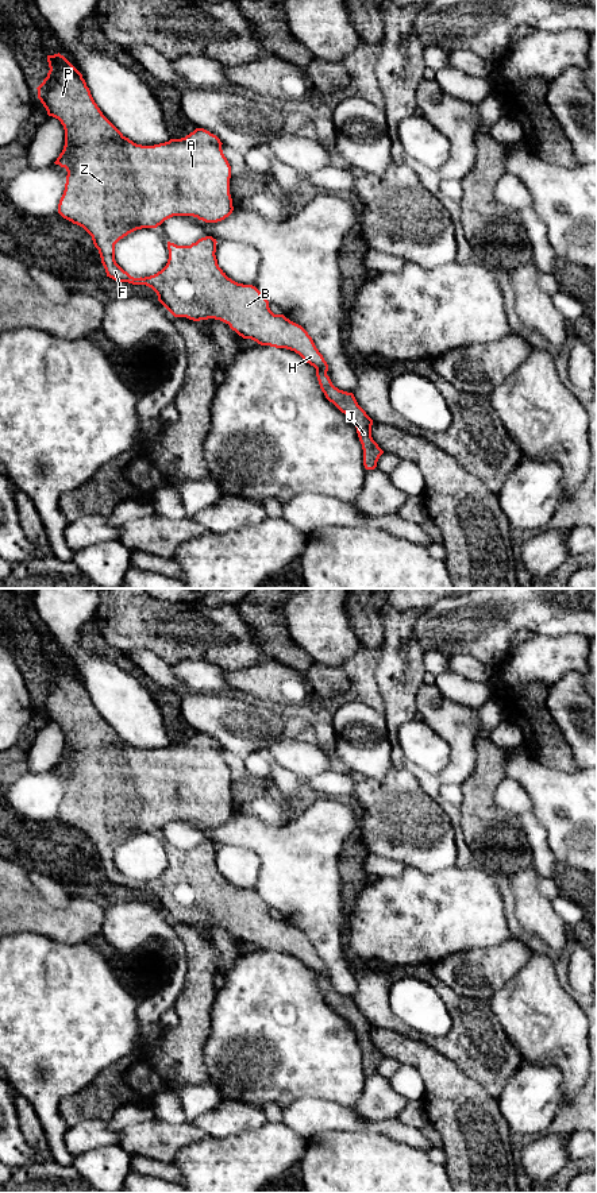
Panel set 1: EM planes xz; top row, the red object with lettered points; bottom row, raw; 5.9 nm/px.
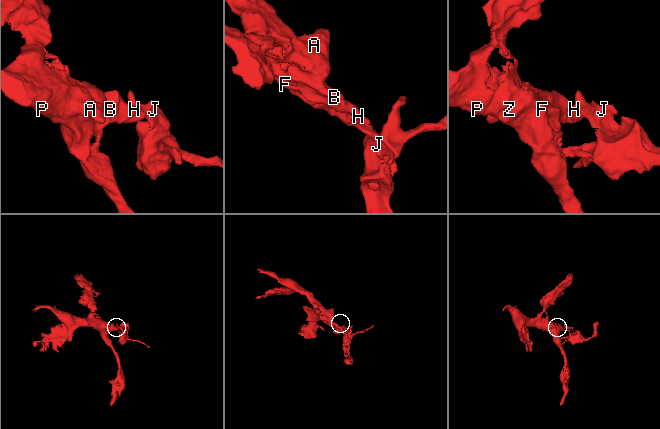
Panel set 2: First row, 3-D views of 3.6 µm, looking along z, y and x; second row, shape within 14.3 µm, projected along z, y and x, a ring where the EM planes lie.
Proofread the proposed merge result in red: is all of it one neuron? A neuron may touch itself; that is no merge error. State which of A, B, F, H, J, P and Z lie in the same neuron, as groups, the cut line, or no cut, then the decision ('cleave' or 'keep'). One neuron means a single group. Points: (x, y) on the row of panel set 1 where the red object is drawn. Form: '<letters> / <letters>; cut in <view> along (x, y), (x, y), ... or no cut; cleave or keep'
A B F H P Z / J; cut in xz along (316, 369), (326, 373); cleave

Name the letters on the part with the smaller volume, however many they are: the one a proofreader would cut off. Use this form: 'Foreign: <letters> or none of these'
Foreign: J

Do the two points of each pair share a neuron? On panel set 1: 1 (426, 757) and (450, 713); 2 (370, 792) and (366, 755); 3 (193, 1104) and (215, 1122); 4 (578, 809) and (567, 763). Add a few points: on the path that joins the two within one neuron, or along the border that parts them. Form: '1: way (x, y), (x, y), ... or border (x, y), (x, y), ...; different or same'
1: border (419, 717), (447, 744), (449, 763), (446, 765); different
2: border (392, 767), (381, 778), (365, 778); different
3: border (223, 1100), (216, 1108), (197, 1116), (192, 1122); different
4: border (538, 763), (565, 771), (580, 769); different

